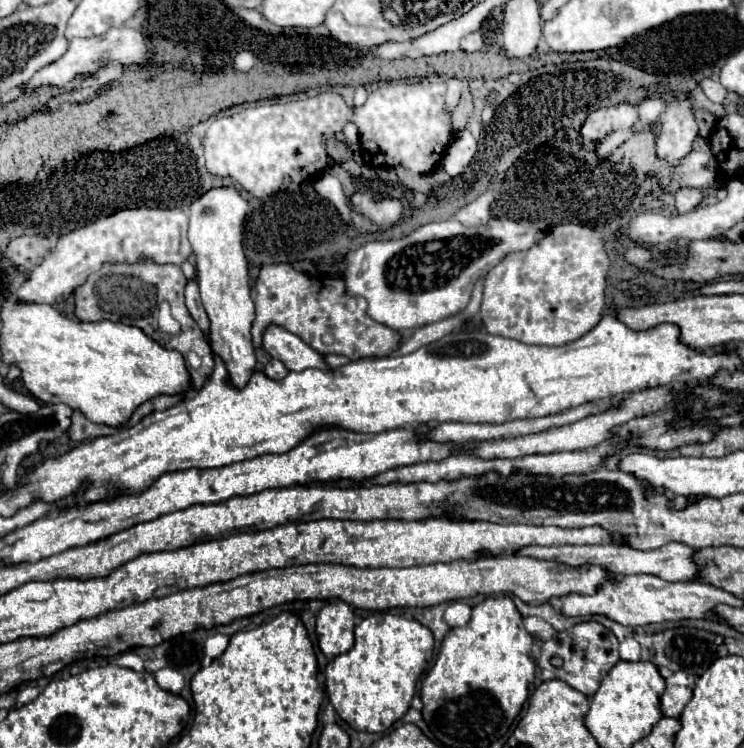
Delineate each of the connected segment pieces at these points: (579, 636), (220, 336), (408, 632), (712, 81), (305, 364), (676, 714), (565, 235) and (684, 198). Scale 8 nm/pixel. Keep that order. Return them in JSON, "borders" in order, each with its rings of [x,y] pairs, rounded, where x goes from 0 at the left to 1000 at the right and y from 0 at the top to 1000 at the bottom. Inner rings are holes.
{"borders":[[[[793,829],[793,832],[782,832],[782,834],[774,834],[769,837],[766,842],[758,842],[758,845],[750,845],[745,853],[734,856],[728,861],[728,874],[723,880],[723,888],[726,893],[742,893],[747,906],[766,914],[772,922],[788,928],[788,930],[796,930],[809,906],[817,901],[817,896],[833,882],[831,877],[831,856],[828,850],[812,840],[809,834]],[[742,877],[753,877],[758,882],[758,888],[753,893],[745,893],[739,888],[739,880]]],[[[306,249],[285,251],[255,273],[255,305],[253,305],[253,321],[263,342],[269,398],[282,425],[282,463],[285,463],[285,471],[301,481],[309,511],[317,519],[328,519],[333,513],[344,489],[339,447],[336,447],[336,439],[341,430],[341,404],[336,398],[336,382],[333,382],[333,350],[325,334],[325,305],[328,305],[333,278],[336,278],[333,270],[320,259],[317,251],[306,251]]],[[[524,818],[497,821],[478,837],[476,848],[478,848],[478,858],[476,858],[473,869],[444,882],[435,896],[441,933],[444,933],[446,944],[452,947],[454,957],[465,968],[470,968],[470,973],[487,976],[487,979],[516,979],[532,963],[538,963],[546,955],[546,949],[551,947],[551,936],[559,925],[559,912],[567,904],[573,888],[581,882],[583,853],[581,853],[581,845],[573,837],[567,837],[565,832],[546,829],[546,826],[524,821]]],[[[946,104],[941,110],[941,118],[946,120],[946,126],[957,134],[957,136],[973,136],[973,131],[978,128],[978,120],[962,107],[962,104]]],[[[360,436],[355,444],[355,468],[376,481],[387,495],[411,495],[411,492],[427,492],[427,495],[446,495],[435,479],[417,465],[411,457],[406,457],[398,447],[376,439],[376,436]]],[[[906,898],[895,909],[895,922],[887,933],[890,955],[898,960],[914,960],[919,944],[927,939],[933,922],[933,904],[925,898]]],[[[750,299],[715,332],[683,340],[651,377],[645,425],[659,447],[704,460],[755,463],[796,441],[812,414],[812,388],[820,348],[804,307],[777,299]]],[[[919,251],[919,254],[911,254],[909,257],[909,278],[911,283],[925,283],[930,278],[938,275],[938,270],[944,267],[946,257],[941,254],[930,254],[930,251]]]]}

